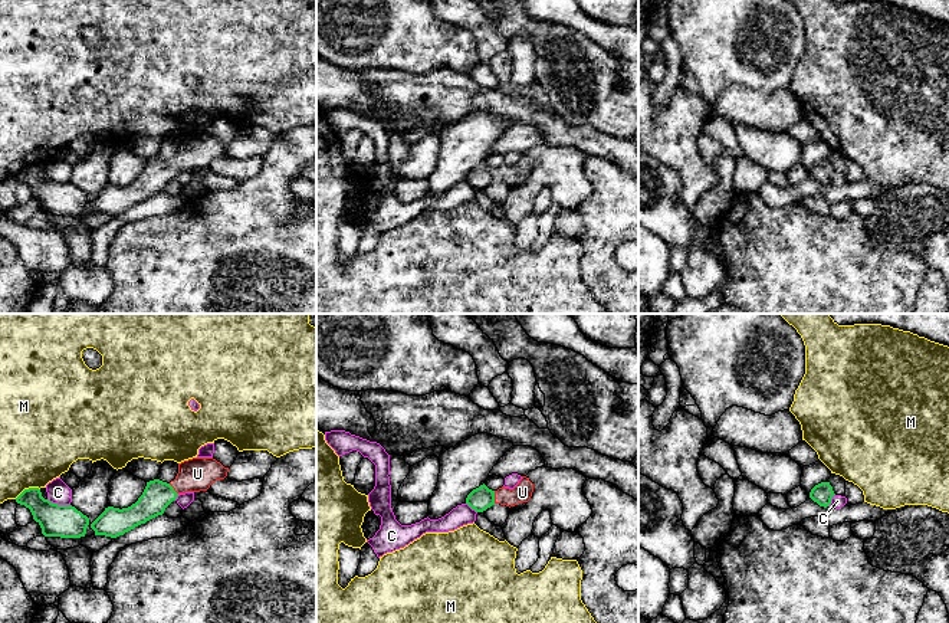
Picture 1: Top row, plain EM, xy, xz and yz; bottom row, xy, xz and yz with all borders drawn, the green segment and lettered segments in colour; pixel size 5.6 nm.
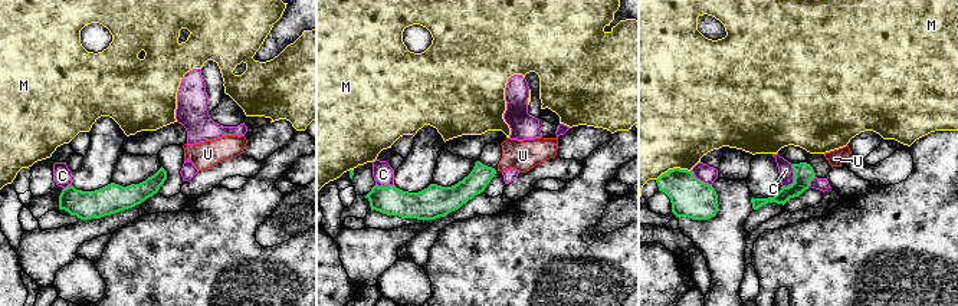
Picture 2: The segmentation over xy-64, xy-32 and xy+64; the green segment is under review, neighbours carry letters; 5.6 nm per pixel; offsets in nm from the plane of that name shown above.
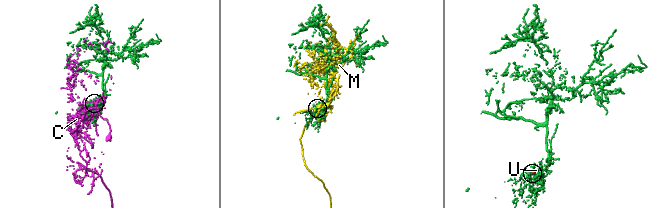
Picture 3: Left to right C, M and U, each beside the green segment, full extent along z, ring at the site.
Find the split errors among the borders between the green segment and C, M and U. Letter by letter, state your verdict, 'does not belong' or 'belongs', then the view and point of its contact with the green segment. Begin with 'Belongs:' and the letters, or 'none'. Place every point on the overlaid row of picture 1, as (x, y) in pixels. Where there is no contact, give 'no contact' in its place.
Belongs: U
C: does not belong; contact xy (59, 505)
M: does not belong; contact xy (26, 489)
U: belongs; contact xz (493, 497)

